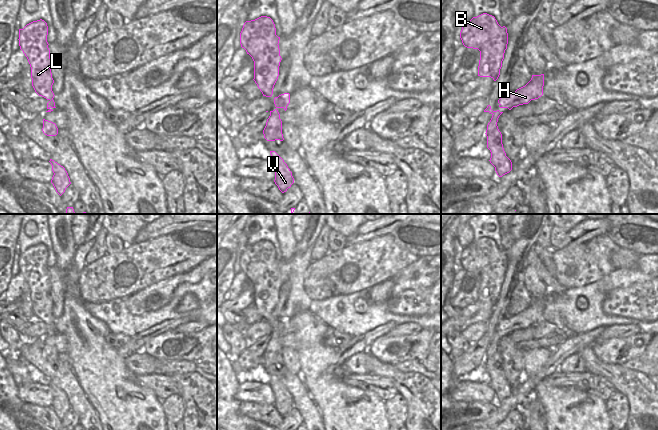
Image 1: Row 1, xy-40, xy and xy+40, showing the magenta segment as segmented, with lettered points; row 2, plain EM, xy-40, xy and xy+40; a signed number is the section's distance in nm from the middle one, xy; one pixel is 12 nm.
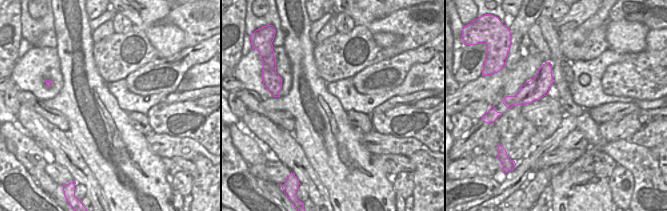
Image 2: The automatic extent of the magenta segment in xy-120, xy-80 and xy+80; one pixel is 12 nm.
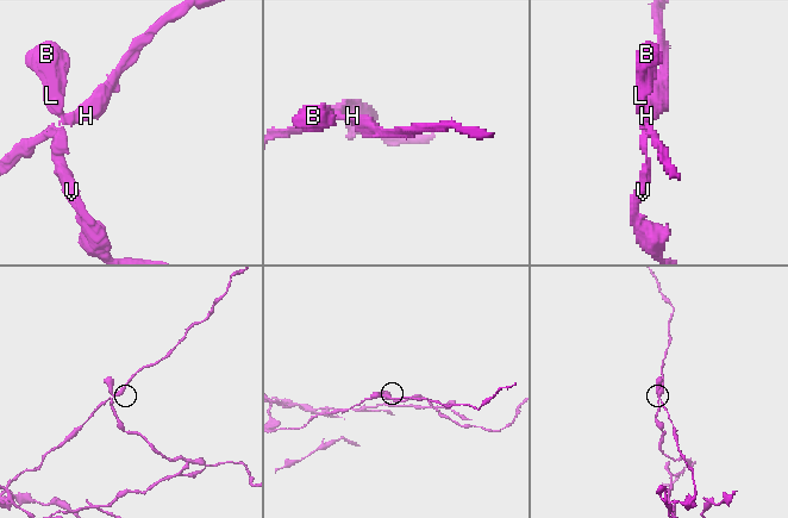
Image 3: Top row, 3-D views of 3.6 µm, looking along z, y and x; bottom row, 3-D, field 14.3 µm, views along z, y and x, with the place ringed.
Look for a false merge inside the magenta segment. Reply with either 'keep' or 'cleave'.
cleave

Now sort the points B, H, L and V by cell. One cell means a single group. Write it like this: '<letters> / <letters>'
B L V / H

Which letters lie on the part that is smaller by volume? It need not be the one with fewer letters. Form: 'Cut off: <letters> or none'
Cut off: B, L, V.

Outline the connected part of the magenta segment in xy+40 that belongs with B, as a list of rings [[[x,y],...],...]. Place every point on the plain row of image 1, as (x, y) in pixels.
[[[483,237],[463,248],[460,262],[465,271],[480,275],[478,300],[496,305],[507,273],[507,252],[501,251],[494,240]]]

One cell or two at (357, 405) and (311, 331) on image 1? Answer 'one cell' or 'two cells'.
one cell

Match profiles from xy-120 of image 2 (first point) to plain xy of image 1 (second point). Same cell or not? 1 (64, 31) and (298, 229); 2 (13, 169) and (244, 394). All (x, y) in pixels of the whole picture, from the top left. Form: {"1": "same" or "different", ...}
{"1": "different", "2": "different"}

